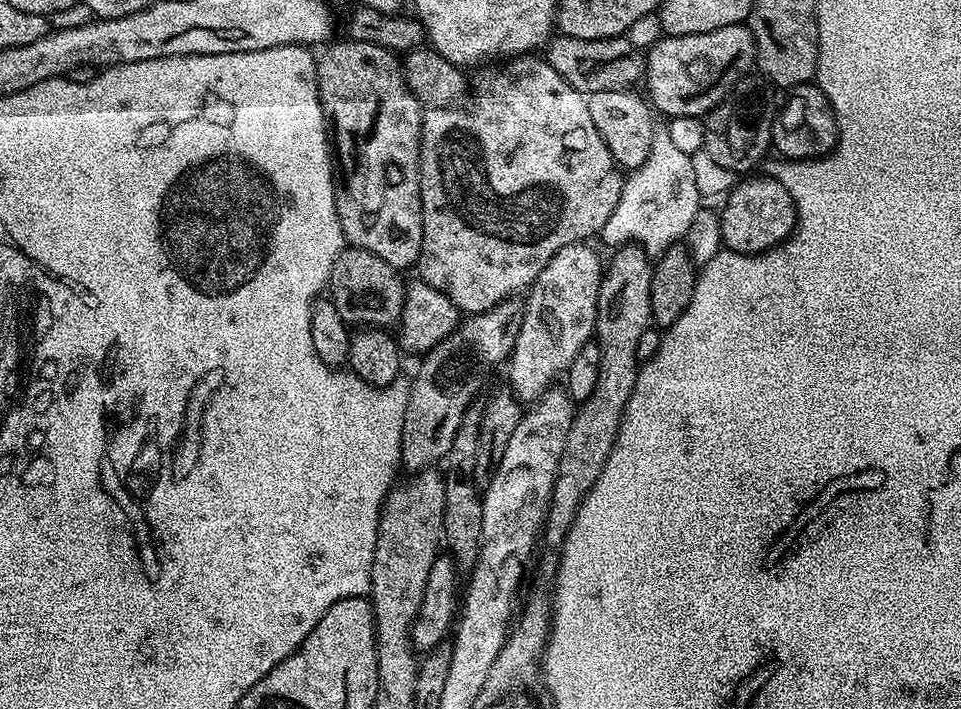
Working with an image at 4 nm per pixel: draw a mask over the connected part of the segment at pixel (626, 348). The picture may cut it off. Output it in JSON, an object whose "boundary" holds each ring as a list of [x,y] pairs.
{"boundary":[[[627,243],[617,247],[612,254],[612,261],[609,264],[607,261],[600,277],[598,306],[596,307],[596,330],[594,336],[599,343],[600,357],[602,358],[602,366],[598,374],[598,386],[594,386],[594,394],[579,405],[578,411],[572,417],[570,434],[560,459],[560,472],[554,482],[552,499],[548,501],[546,540],[548,536],[549,542],[556,544],[555,546],[563,545],[570,526],[576,520],[581,500],[587,496],[588,491],[594,486],[594,482],[598,482],[598,478],[610,458],[612,447],[618,438],[618,430],[624,421],[624,411],[636,389],[638,363],[635,355],[637,353],[638,340],[654,320],[652,307],[650,306],[653,261],[637,243]]]}

